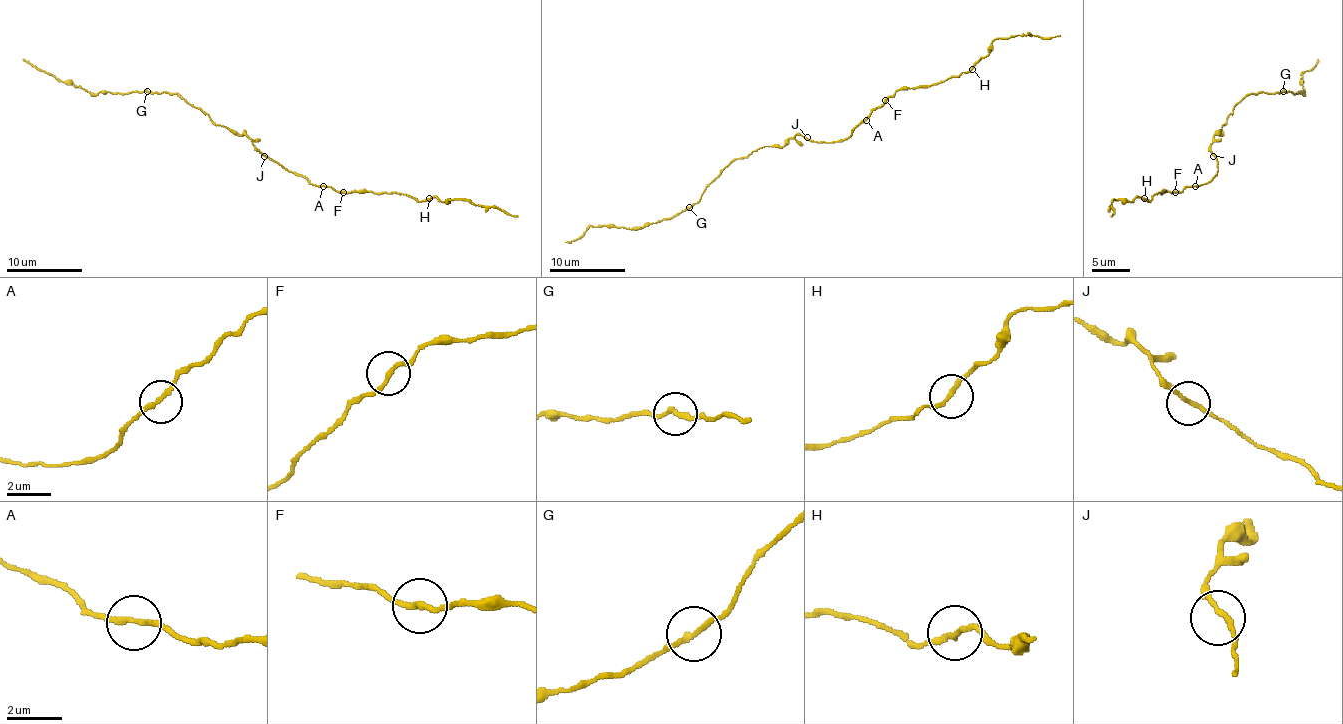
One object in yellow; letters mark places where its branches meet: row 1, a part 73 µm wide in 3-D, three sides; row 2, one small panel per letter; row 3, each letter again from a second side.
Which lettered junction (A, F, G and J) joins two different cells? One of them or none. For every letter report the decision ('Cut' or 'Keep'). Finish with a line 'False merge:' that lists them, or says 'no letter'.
A: Keep
F: Keep
G: Keep
J: Keep
False merge: no letter

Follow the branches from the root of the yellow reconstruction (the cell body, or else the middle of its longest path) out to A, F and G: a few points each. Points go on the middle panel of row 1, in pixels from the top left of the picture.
A: (807, 139), (818, 143), (841, 141), (866, 120)
F: (807, 139), (818, 143), (847, 139), (885, 99)
G: (807, 139), (795, 135), (782, 147), (759, 147), (746, 156), (735, 158), (689, 207)

